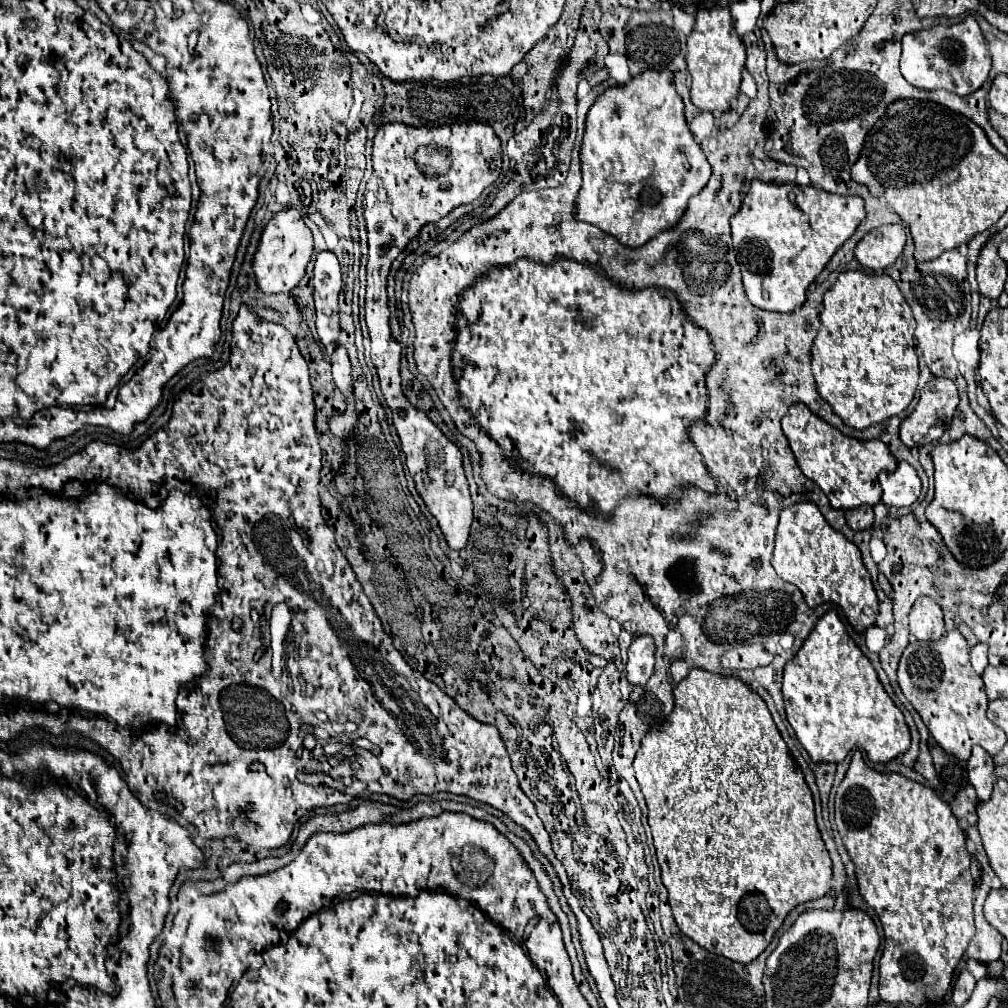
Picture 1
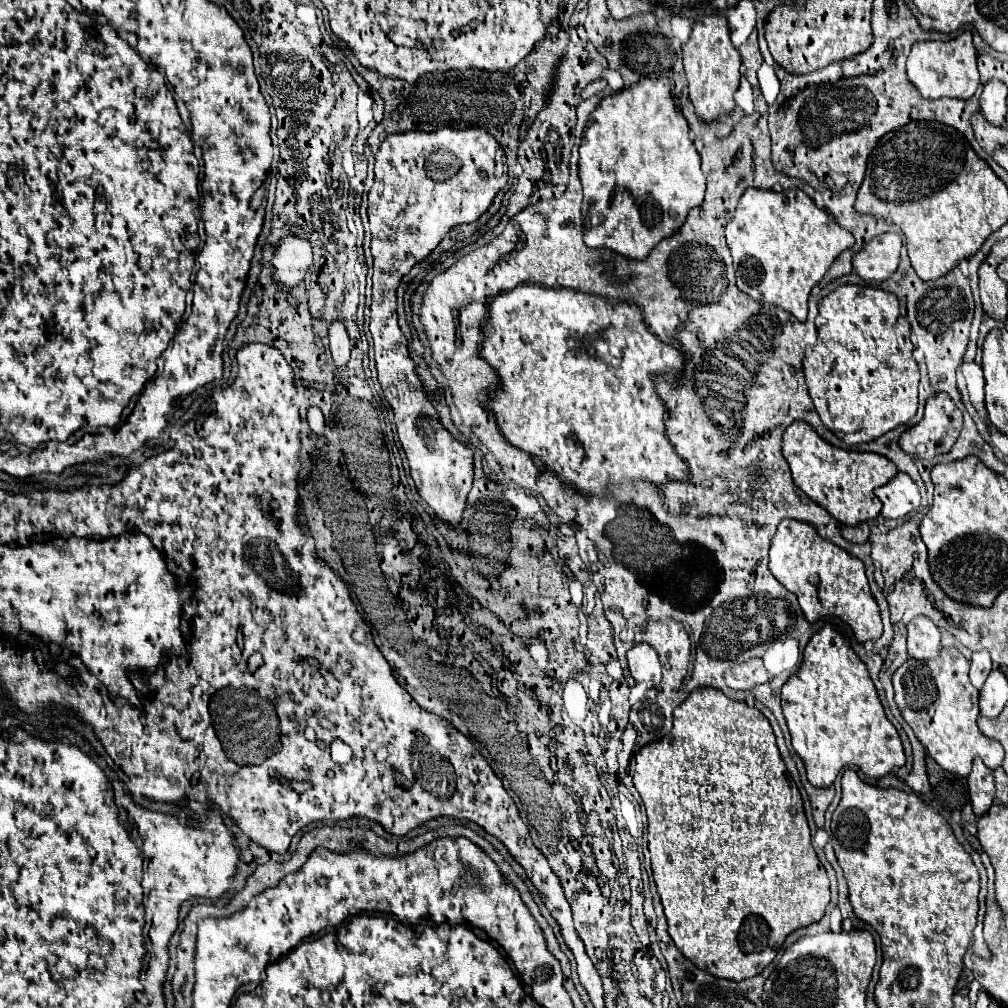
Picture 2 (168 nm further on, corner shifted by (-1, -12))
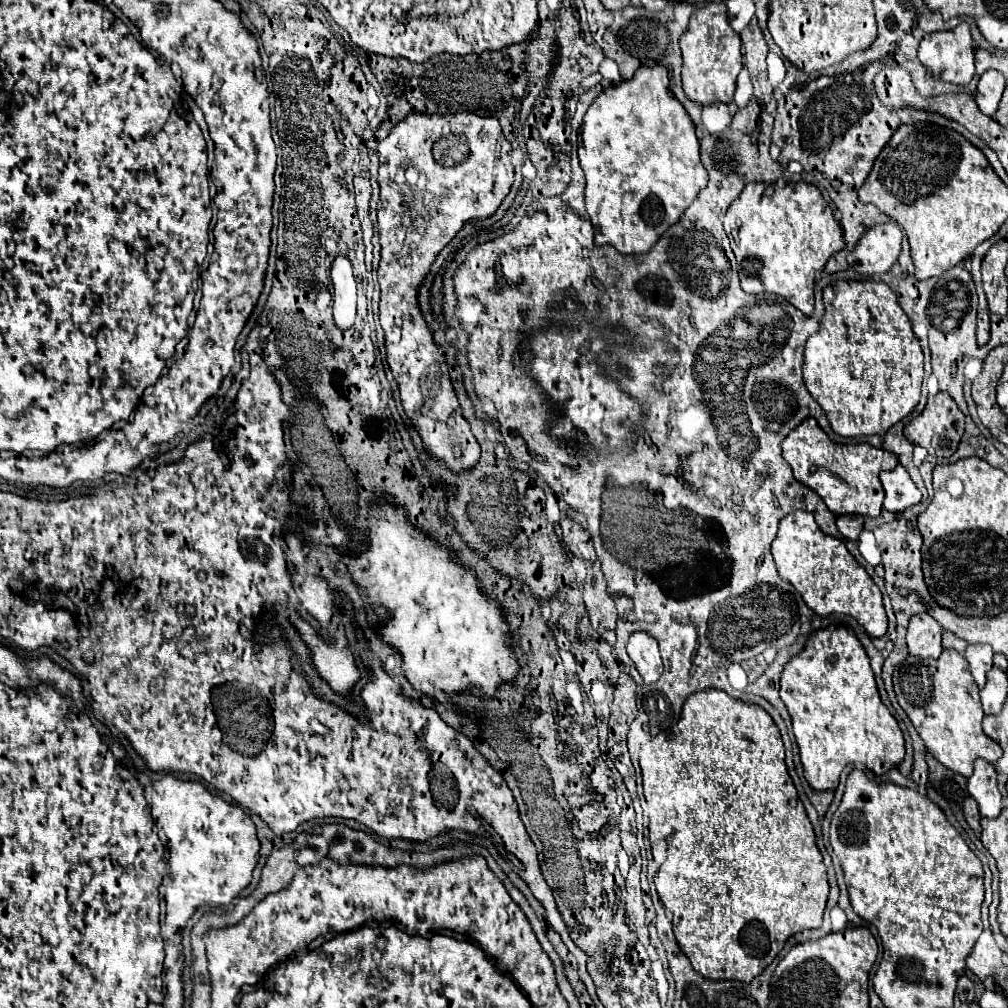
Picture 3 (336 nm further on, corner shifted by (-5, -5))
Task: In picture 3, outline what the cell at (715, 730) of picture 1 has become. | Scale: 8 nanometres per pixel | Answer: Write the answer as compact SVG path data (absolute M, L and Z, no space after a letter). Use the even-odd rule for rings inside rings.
M719 689L697 691L685 701L681 719L669 733L657 735L651 741L641 745L639 765L641 765L641 775L643 775L643 791L645 791L643 795L645 795L647 813L649 813L649 843L651 843L653 863L655 863L653 881L655 881L663 907L671 913L671 923L673 923L673 931L675 931L679 947L689 957L693 969L701 973L703 977L751 983L753 977L757 977L767 965L771 965L771 961L783 949L785 941L791 935L805 929L821 927L825 901L829 893L823 855L819 853L815 845L813 827L797 797L797 789L787 773L785 749L783 749L783 741L781 741L777 725L773 723L771 715L759 705L733 699L725 691L719 691Z

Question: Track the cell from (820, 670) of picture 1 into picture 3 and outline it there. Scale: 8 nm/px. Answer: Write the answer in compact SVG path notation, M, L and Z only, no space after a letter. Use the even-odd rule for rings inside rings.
M831 627L819 629L809 635L801 653L797 653L781 673L779 695L789 709L793 719L793 733L799 745L803 775L815 791L833 791L839 783L839 775L843 767L851 763L861 763L875 775L883 775L889 769L897 767L905 757L905 741L903 733L891 715L891 711L879 699L879 691L873 679L873 671L869 665L869 657L855 637L855 633L847 627Z

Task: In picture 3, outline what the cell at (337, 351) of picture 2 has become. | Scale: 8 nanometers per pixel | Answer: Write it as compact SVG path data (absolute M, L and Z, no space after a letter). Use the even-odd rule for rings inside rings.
M337 255L331 267L331 279L335 287L333 295L333 315L335 323L341 329L349 329L355 319L355 277L351 263L345 255Z

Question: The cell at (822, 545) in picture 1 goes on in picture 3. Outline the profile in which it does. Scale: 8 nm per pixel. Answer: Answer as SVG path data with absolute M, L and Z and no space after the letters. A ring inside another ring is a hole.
M793 511L779 523L779 533L773 541L773 559L779 575L791 583L803 601L821 617L831 613L845 613L865 627L869 637L883 637L887 631L887 615L879 587L871 581L867 571L847 551L845 543L825 535L807 511Z

